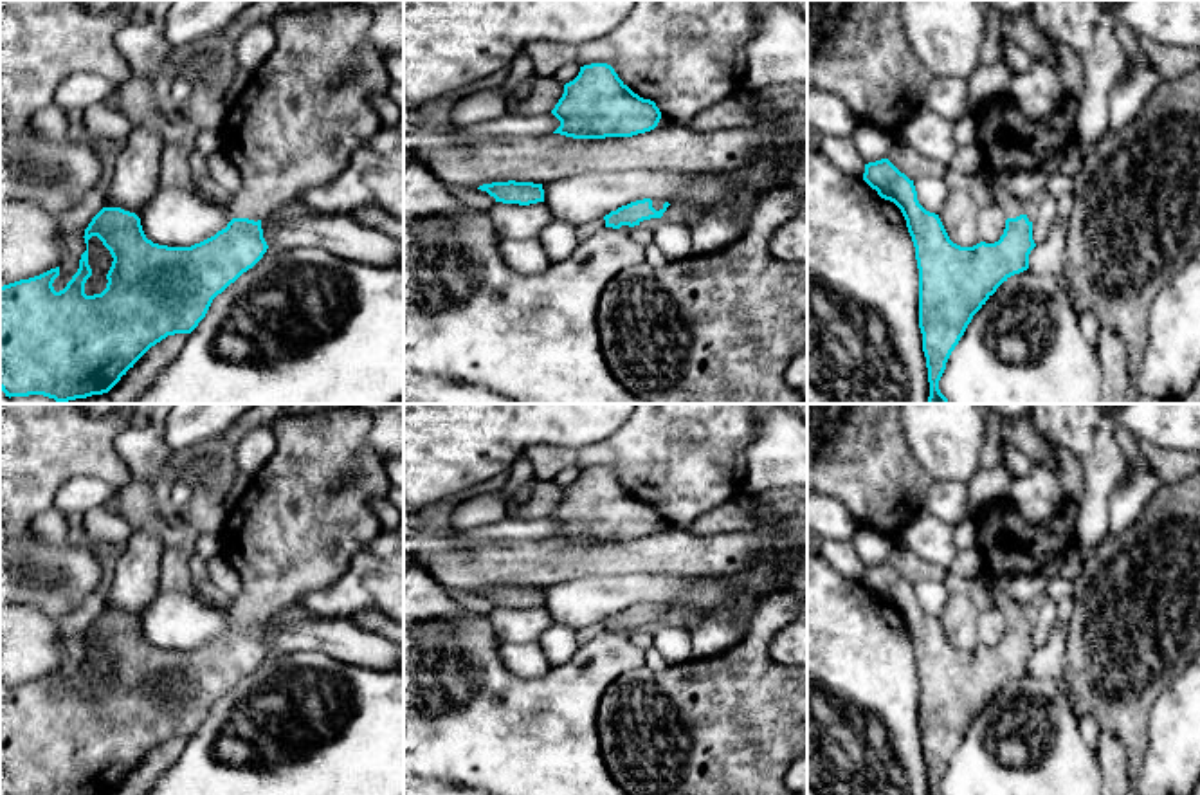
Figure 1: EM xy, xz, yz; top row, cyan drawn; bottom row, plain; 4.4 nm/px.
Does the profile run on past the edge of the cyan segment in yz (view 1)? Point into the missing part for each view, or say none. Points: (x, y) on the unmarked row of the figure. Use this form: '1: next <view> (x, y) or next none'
1: next yz (1011, 610)

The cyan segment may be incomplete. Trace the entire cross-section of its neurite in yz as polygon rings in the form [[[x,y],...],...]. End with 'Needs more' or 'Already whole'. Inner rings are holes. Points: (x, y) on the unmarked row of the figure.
[[[888,562],[865,568],[863,584],[881,602],[894,606],[906,624],[919,672],[919,732],[923,737],[930,795],[941,795],[939,784],[946,773],[946,766],[973,719],[1004,685],[1029,672],[1029,658],[1036,651],[1032,626],[1025,618],[1023,604],[1016,602],[1009,593],[998,588],[984,589],[1005,617],[1004,638],[995,647],[980,645],[973,651],[960,651],[950,644],[939,618],[926,615],[919,608],[914,584],[901,577]]]. Needs more

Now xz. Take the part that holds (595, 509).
[[[607,467],[580,471],[551,517],[560,525],[553,537],[573,543],[632,541],[661,523],[656,507],[634,498]]]. Already whole

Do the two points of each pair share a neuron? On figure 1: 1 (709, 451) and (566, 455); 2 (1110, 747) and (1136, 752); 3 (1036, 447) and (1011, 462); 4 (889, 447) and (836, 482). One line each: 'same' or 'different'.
1: same
2: different
3: different
4: same

